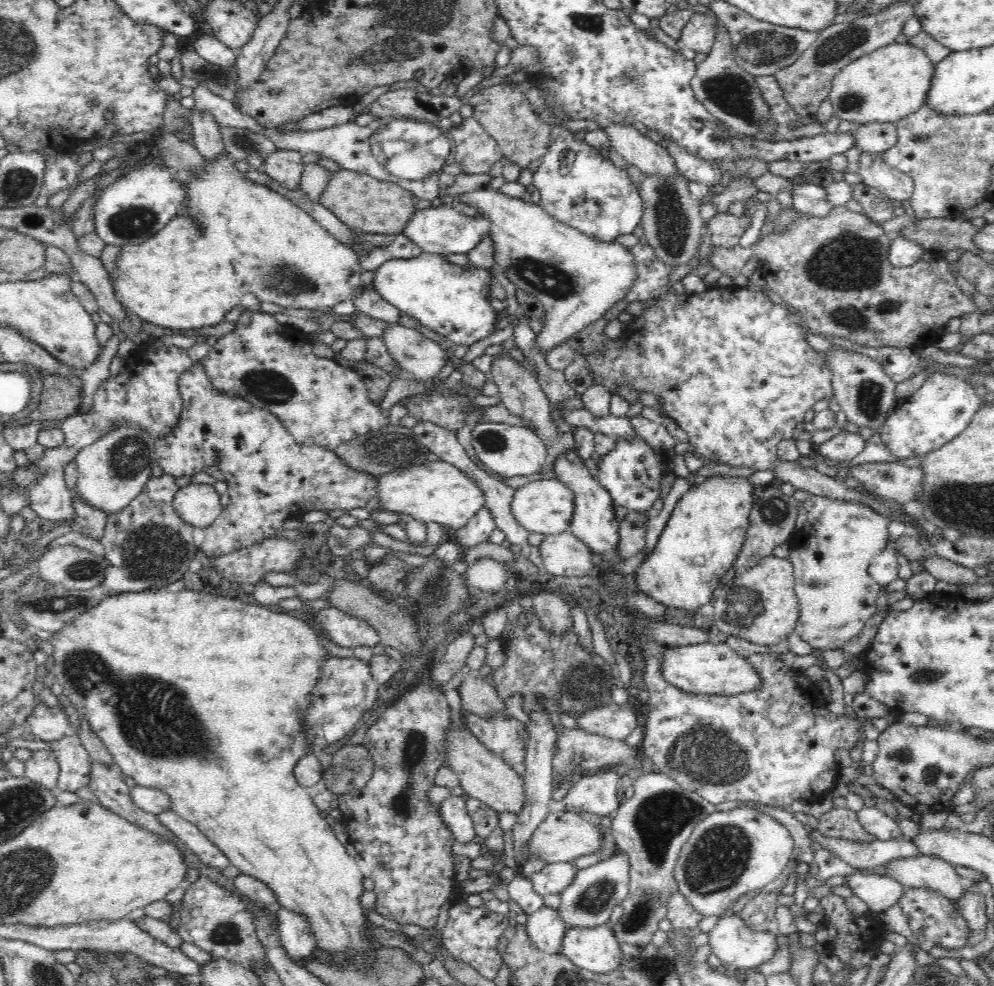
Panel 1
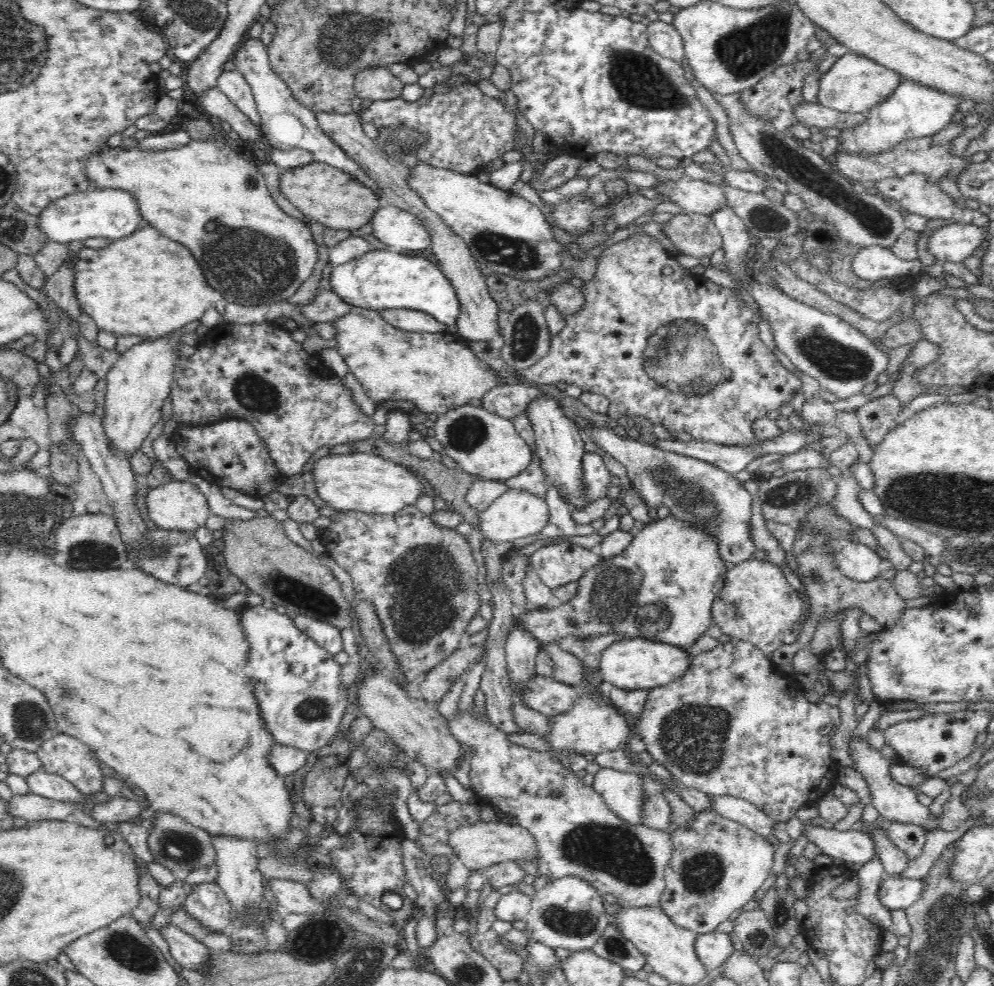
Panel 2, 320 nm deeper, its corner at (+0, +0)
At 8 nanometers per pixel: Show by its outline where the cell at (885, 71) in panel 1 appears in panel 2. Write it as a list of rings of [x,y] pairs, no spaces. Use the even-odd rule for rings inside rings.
[[[848,52],[841,56],[819,78],[817,103],[840,112],[863,112],[866,114],[873,106],[882,103],[901,83],[901,76],[861,54]]]

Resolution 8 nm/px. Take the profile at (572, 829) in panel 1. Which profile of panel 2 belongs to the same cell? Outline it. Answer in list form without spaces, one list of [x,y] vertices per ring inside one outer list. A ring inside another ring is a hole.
[[[482,820],[473,825],[462,825],[452,829],[448,837],[448,844],[454,849],[459,860],[471,871],[481,872],[486,867],[496,865],[499,862],[528,860],[537,861],[536,839],[518,822],[515,824],[506,820],[496,822],[484,822]]]

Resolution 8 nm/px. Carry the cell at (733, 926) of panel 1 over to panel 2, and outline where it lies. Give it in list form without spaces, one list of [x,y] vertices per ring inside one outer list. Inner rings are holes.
[[[710,932],[698,934],[695,951],[699,961],[708,969],[712,970],[722,966],[726,959],[734,952],[733,940],[730,934],[722,932]]]

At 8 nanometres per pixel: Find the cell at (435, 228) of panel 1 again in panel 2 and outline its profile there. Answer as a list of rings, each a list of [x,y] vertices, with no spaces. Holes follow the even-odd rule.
[[[384,203],[380,210],[376,210],[370,226],[372,235],[388,245],[392,253],[409,254],[428,250],[432,244],[430,233],[414,214],[389,203]]]

